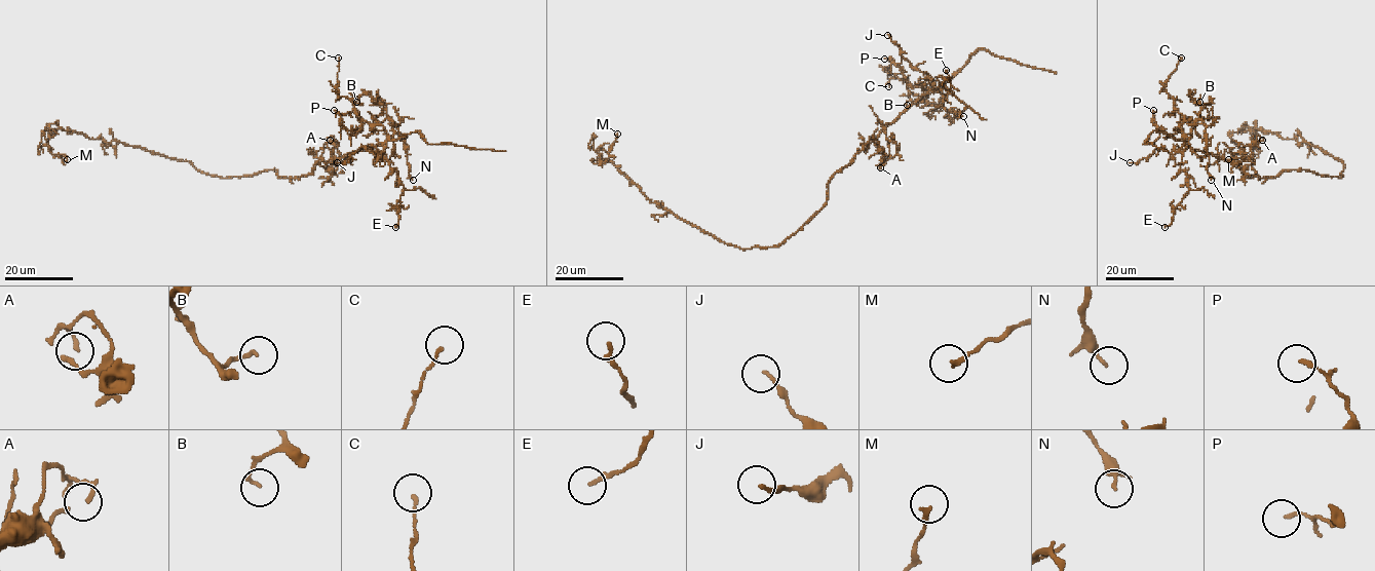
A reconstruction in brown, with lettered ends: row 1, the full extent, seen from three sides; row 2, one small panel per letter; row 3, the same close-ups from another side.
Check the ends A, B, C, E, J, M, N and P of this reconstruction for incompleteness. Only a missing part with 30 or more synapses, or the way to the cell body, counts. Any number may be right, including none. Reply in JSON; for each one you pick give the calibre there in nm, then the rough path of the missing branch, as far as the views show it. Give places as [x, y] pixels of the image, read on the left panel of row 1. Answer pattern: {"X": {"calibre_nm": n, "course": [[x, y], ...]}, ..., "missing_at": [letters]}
{"missing_at": []}

